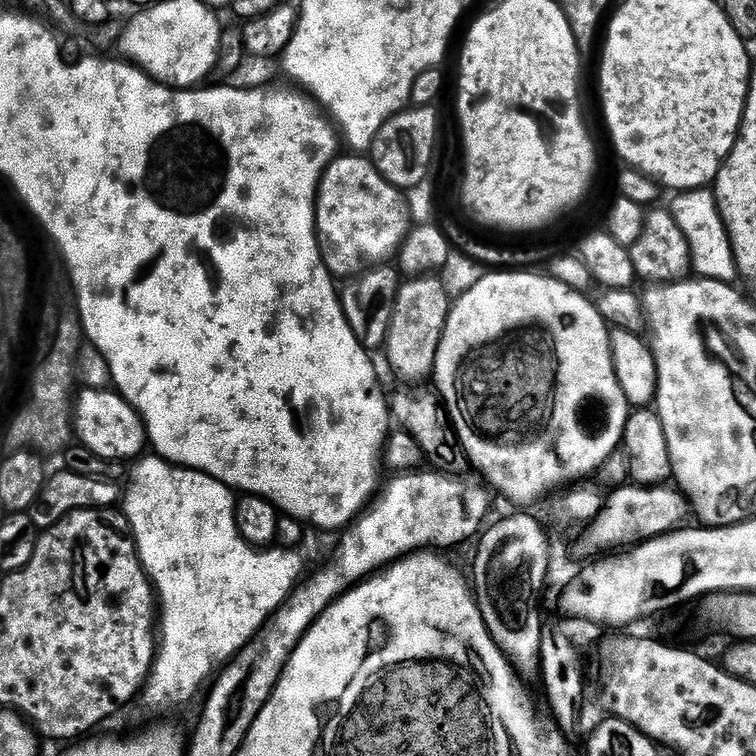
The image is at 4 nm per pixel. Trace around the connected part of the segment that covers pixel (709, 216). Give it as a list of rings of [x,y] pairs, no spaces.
[[[711,187],[680,190],[670,203],[670,211],[692,250],[691,262],[697,277],[732,284],[737,279],[736,259],[722,214],[718,210],[715,191]]]

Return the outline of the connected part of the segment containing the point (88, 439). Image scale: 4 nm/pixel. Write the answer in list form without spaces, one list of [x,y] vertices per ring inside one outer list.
[[[85,387],[83,391],[80,401],[74,404],[74,432],[78,440],[80,436],[79,443],[107,460],[135,461],[148,444],[148,433],[139,414],[115,390]]]

